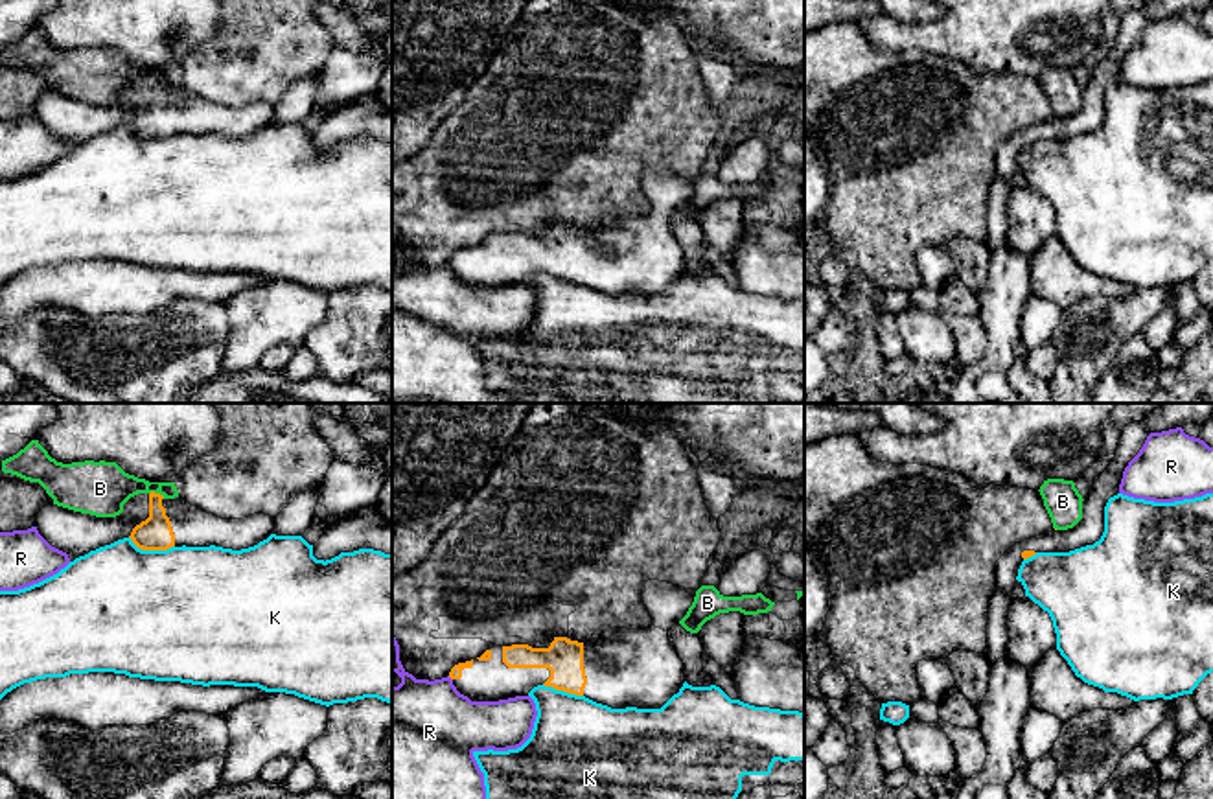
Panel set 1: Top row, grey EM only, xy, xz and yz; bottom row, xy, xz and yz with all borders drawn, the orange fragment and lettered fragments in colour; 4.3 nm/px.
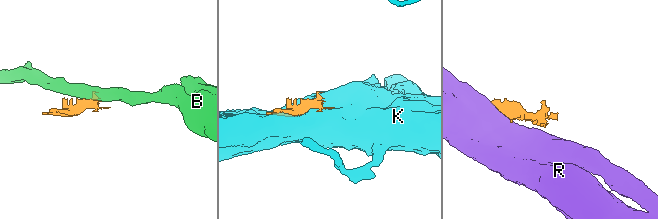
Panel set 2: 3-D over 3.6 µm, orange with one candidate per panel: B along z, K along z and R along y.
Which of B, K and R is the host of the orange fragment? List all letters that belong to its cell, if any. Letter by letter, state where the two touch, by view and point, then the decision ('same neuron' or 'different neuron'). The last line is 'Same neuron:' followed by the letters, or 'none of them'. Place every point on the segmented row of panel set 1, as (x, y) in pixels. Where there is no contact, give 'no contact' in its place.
B: xy (157, 494) | different neuron
K: xy (151, 549) | different neuron
R: no contact | different neuron
Same neuron: none of them

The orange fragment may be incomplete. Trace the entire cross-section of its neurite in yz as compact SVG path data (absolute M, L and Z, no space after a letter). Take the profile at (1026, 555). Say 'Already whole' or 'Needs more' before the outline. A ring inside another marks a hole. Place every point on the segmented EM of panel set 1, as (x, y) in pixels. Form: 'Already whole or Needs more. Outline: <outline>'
Needs more. Outline: M1145 422L1128 423L1117 442L1115 457L1110 466L1099 473L1082 501L1082 519L1068 530L1051 530L1011 547L996 562L996 589L1012 600L1018 569L1023 560L1036 552L1069 552L1093 545L1104 532L1104 506L1110 497L1119 493L1123 471L1143 447L1150 429Z

